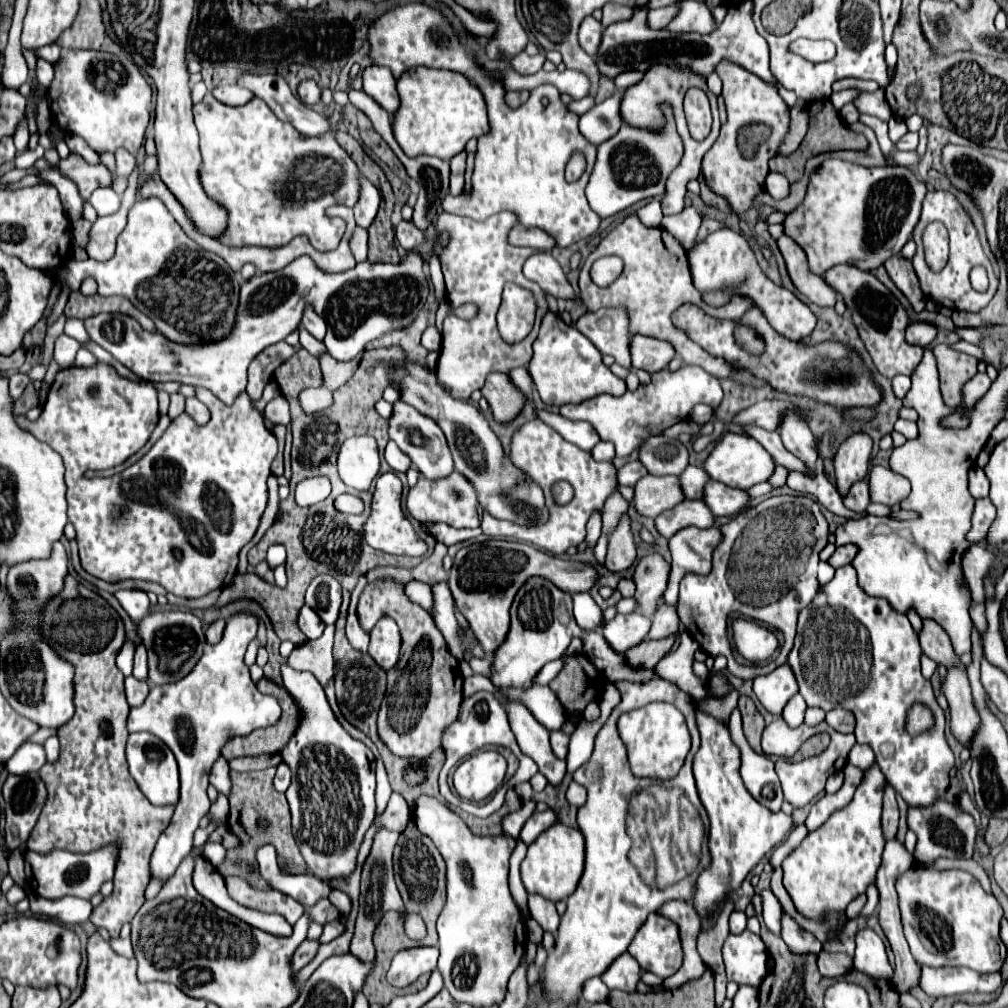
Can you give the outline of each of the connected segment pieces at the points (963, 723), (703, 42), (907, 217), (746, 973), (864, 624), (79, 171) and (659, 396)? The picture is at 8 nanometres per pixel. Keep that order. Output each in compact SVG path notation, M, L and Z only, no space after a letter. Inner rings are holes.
M949 666L947 676L941 682L941 690L949 700L951 710L951 730L961 742L969 742L969 736L977 730L979 716L973 706L967 668L965 666Z
M741 2L739 6L729 8L725 20L719 24L715 34L707 34L707 36L697 34L697 32L677 34L677 32L671 32L667 28L655 30L647 22L647 12L649 12L647 6L637 8L631 20L615 22L615 24L605 28L601 50L595 58L601 74L613 78L625 70L647 72L653 64L669 64L669 66L677 66L677 68L689 68L693 74L707 78L711 72L715 72L719 62L729 60L729 62L745 68L747 72L757 74L763 82L777 86L785 104L789 108L795 106L797 94L791 90L785 90L769 70L769 46L763 40L763 36L759 36L759 32L755 30L755 26L751 22L751 2Z
M829 158L811 176L805 202L787 214L783 222L785 234L795 238L795 242L807 252L811 266L811 222L815 222L815 274L825 274L825 270L829 270L835 264L851 264L861 270L875 270L887 258L899 254L911 238L911 232L921 216L921 204L925 200L925 194L925 182L921 182L917 174L905 166L863 168L857 164Z
M745 930L743 934L729 934L723 944L723 960L727 968L727 980L757 988L767 974L767 948L763 940Z
M847 564L843 568L837 568L835 578L821 586L813 602L799 614L795 646L787 660L799 682L799 694L805 698L807 706L843 706L855 714L857 742L869 744L873 748L875 762L879 764L887 782L897 792L901 792L903 800L909 806L929 806L933 798L957 802L959 794L959 782L955 780L955 757L945 740L945 712L937 704L931 682L921 676L921 654L923 652L917 640L917 632L909 624L907 616L897 612L885 598L863 594L857 584L855 568ZM801 650L803 656L813 660L813 668L807 670L801 664ZM913 702L923 702L933 710L935 728L931 732L909 738L909 734L905 732L905 712Z
M71 152L67 158L63 158L57 166L65 176L69 176L77 184L79 194L85 200L93 194L93 190L111 184L111 170L103 162L89 164L75 152Z
M683 366L675 372L661 370L651 376L649 384L639 384L635 392L625 392L623 396L601 394L597 398L587 400L587 404L565 404L561 406L561 416L569 420L585 420L589 422L603 442L615 444L615 456L625 458L631 456L641 444L651 438L663 434L677 422L683 422L691 416L697 404L707 404L713 410L719 408L723 400L723 388L717 378L707 374L701 366Z

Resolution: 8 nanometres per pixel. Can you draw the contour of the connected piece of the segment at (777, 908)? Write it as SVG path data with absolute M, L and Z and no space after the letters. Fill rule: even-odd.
M763 890L760 895L763 904L763 919L767 928L775 936L781 936L782 907L779 900L773 896L771 890Z

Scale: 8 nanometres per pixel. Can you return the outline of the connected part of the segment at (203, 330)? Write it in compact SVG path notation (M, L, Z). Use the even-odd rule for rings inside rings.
M159 198L139 200L129 210L127 226L117 238L111 260L89 264L90 260L71 260L67 270L59 274L61 286L67 286L71 291L79 290L83 278L93 276L101 296L123 296L131 300L131 304L149 316L157 330L175 344L195 346L219 342L231 334L235 326L239 306L235 274L229 270L227 276L227 272L221 270L227 268L225 260L195 244L179 228L175 218L171 218L167 206L163 206ZM149 296L153 300L149 300Z

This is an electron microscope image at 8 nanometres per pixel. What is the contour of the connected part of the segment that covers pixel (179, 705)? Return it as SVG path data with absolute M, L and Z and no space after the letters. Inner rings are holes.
M237 614L227 620L225 634L219 644L205 646L203 658L187 678L171 686L153 686L141 706L131 708L127 728L129 732L151 732L161 738L179 762L181 796L171 824L159 836L151 856L151 878L163 884L175 874L181 860L193 848L193 832L199 828L201 818L209 812L207 776L221 754L223 744L231 736L245 736L255 728L275 726L281 718L281 706L277 698L261 694L249 676L249 668L243 664L249 642L257 636L257 618L251 614Z

